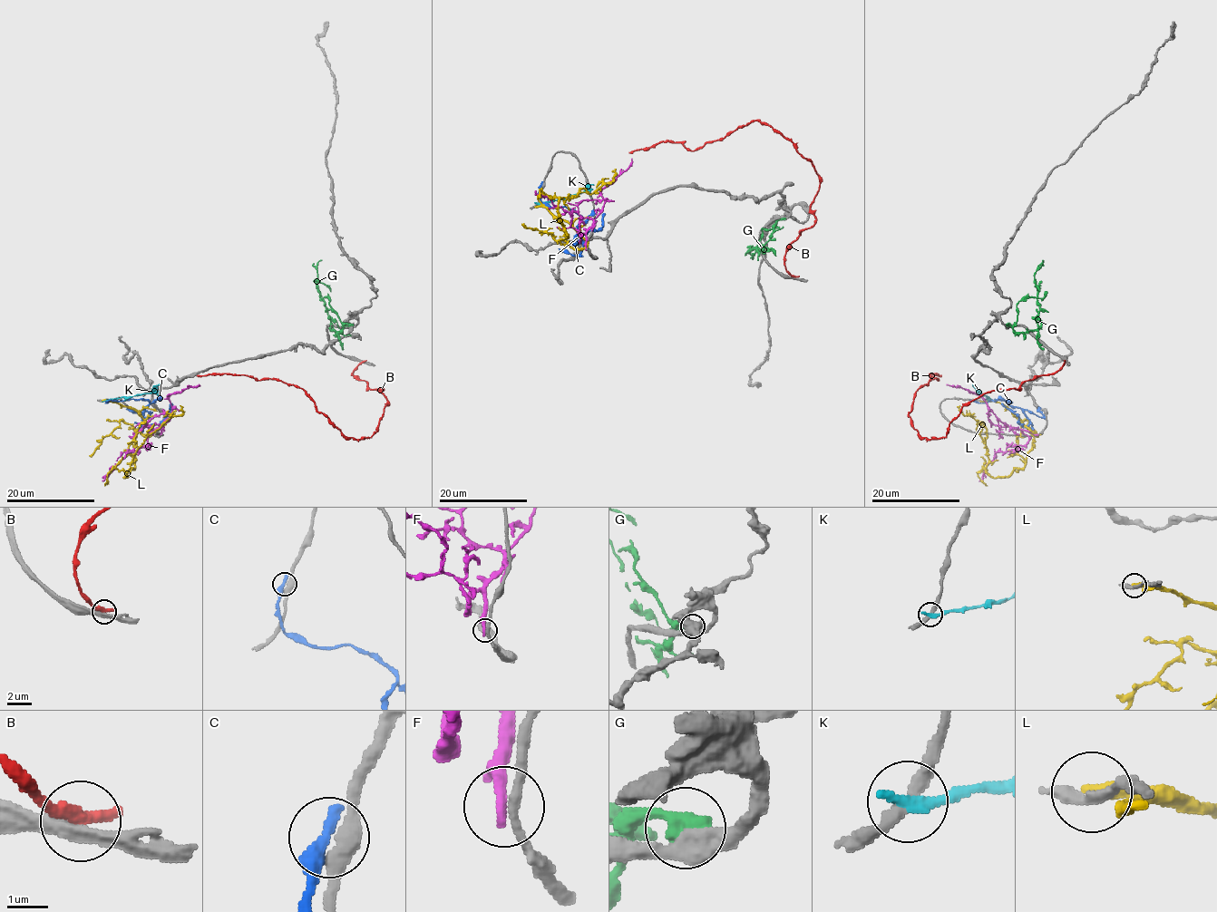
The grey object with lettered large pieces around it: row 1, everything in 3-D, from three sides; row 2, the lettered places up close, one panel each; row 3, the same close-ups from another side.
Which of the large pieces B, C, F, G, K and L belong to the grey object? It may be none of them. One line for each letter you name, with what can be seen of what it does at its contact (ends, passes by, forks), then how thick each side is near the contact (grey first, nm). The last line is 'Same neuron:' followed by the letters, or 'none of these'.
Same neuron: none of these

